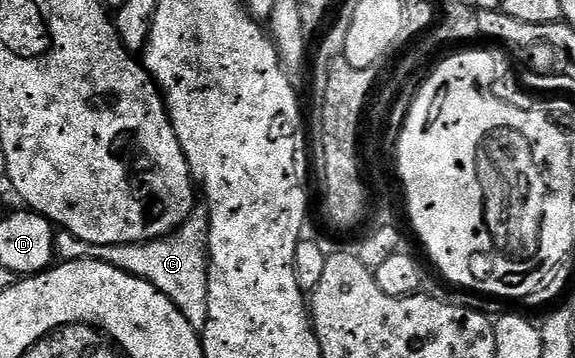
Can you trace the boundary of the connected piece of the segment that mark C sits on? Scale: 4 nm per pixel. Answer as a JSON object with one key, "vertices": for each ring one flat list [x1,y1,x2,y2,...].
{"vertices":[[195,212,175,233,155,242,138,242,128,246,94,246,75,234,63,232,56,237,55,253,65,262,77,262,80,258,104,262,153,284,153,288,157,288,182,312,194,330,202,332,207,323,208,227,208,215]]}

